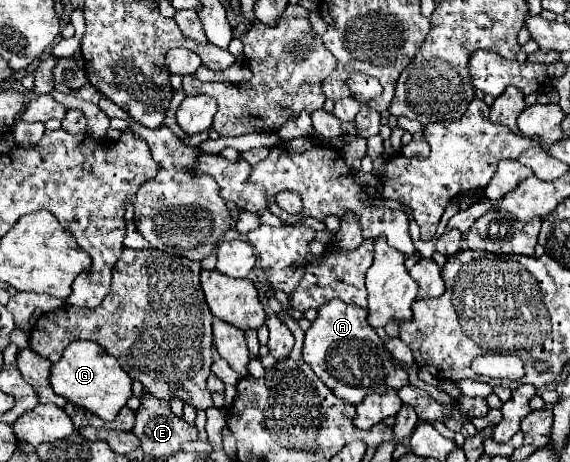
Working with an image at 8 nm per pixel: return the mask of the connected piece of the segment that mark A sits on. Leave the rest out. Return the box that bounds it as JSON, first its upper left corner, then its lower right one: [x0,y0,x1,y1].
[303,299,411,405]

